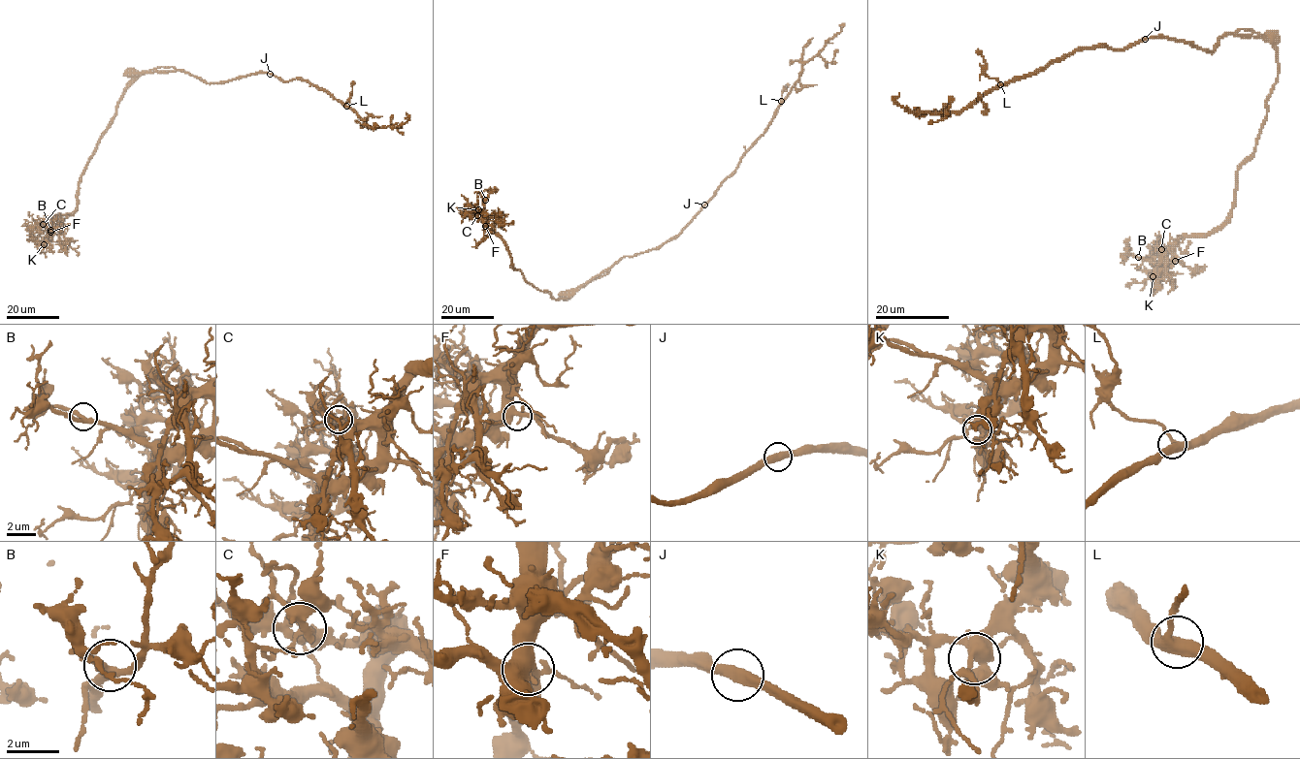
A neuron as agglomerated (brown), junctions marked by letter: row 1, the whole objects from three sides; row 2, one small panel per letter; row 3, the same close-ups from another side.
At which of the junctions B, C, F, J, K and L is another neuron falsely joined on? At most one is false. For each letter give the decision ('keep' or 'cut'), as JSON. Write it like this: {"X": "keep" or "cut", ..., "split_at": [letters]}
{"B": "keep", "C": "keep", "F": "keep", "J": "keep", "K": "keep", "L": "keep", "split_at": []}

